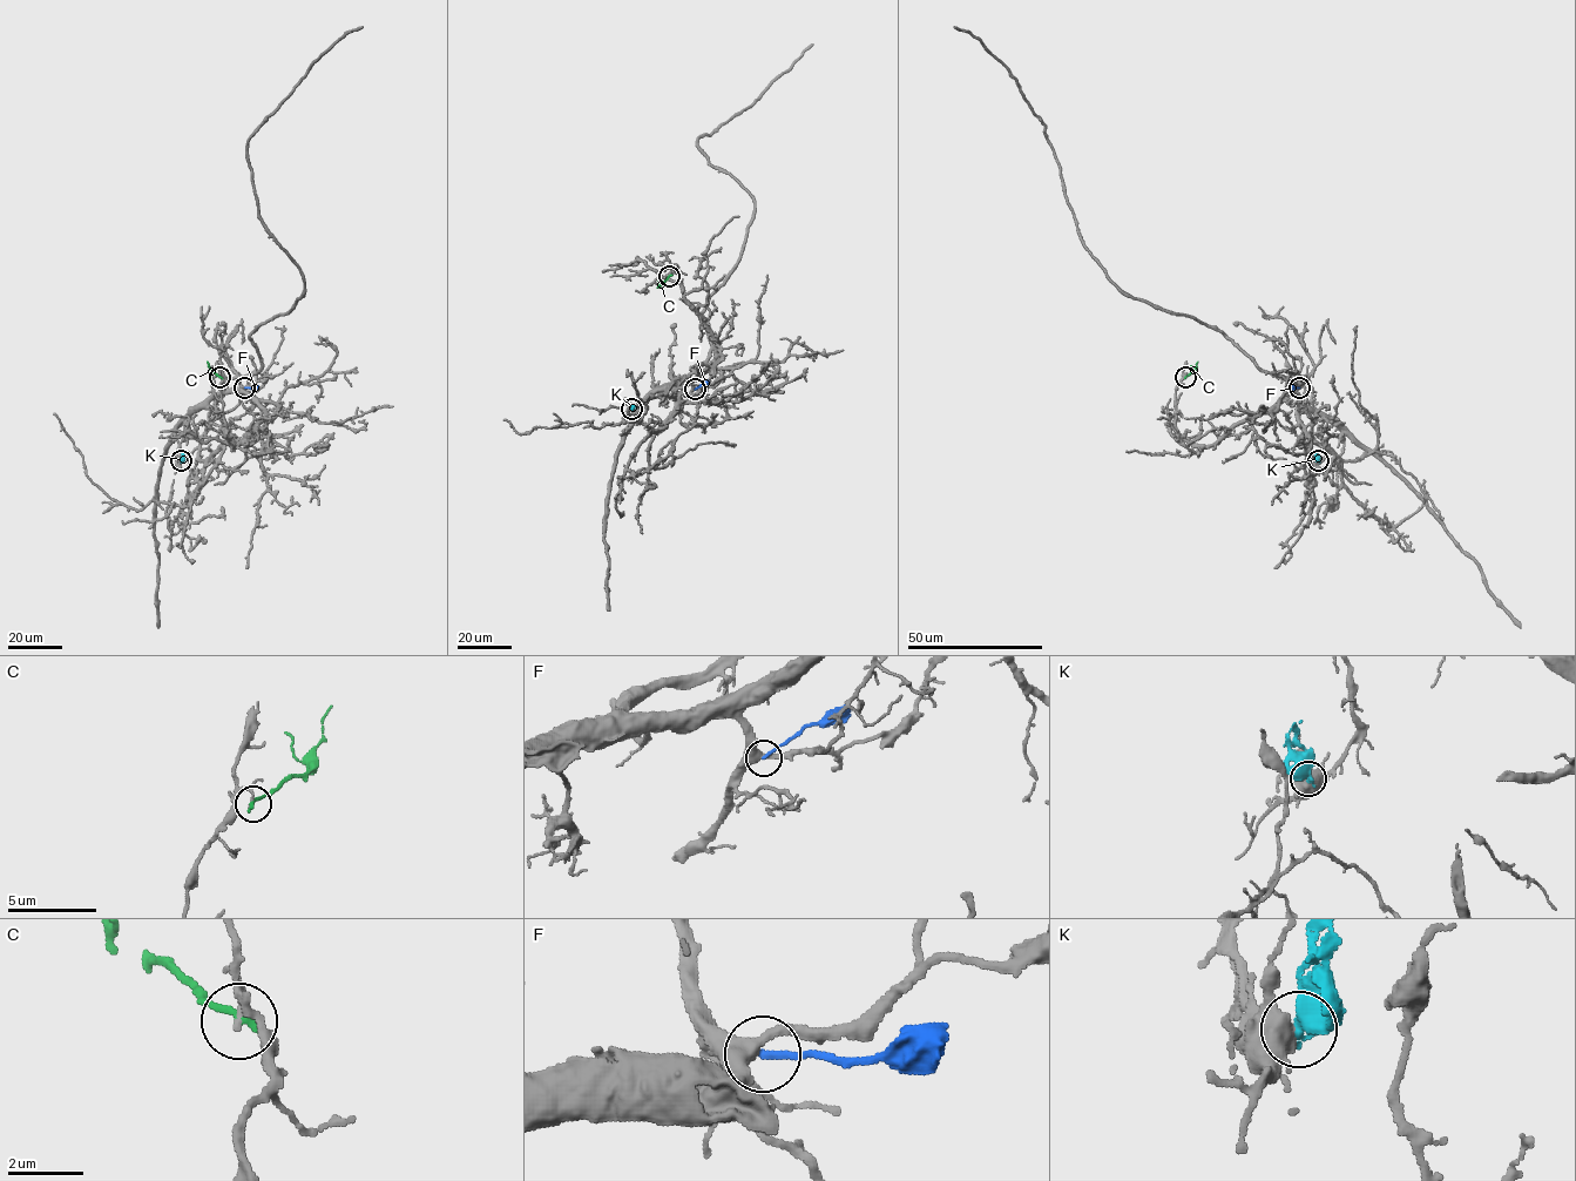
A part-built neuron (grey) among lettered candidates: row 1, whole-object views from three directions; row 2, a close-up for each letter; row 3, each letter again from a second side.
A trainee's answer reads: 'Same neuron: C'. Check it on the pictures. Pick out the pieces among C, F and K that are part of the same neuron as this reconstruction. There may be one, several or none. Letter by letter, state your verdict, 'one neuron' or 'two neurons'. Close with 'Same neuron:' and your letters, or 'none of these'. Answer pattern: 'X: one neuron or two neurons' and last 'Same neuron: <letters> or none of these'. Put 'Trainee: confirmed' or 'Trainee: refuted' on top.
Trainee: refuted
C: two neurons
F: two neurons
K: two neurons
Same neuron: none of these

